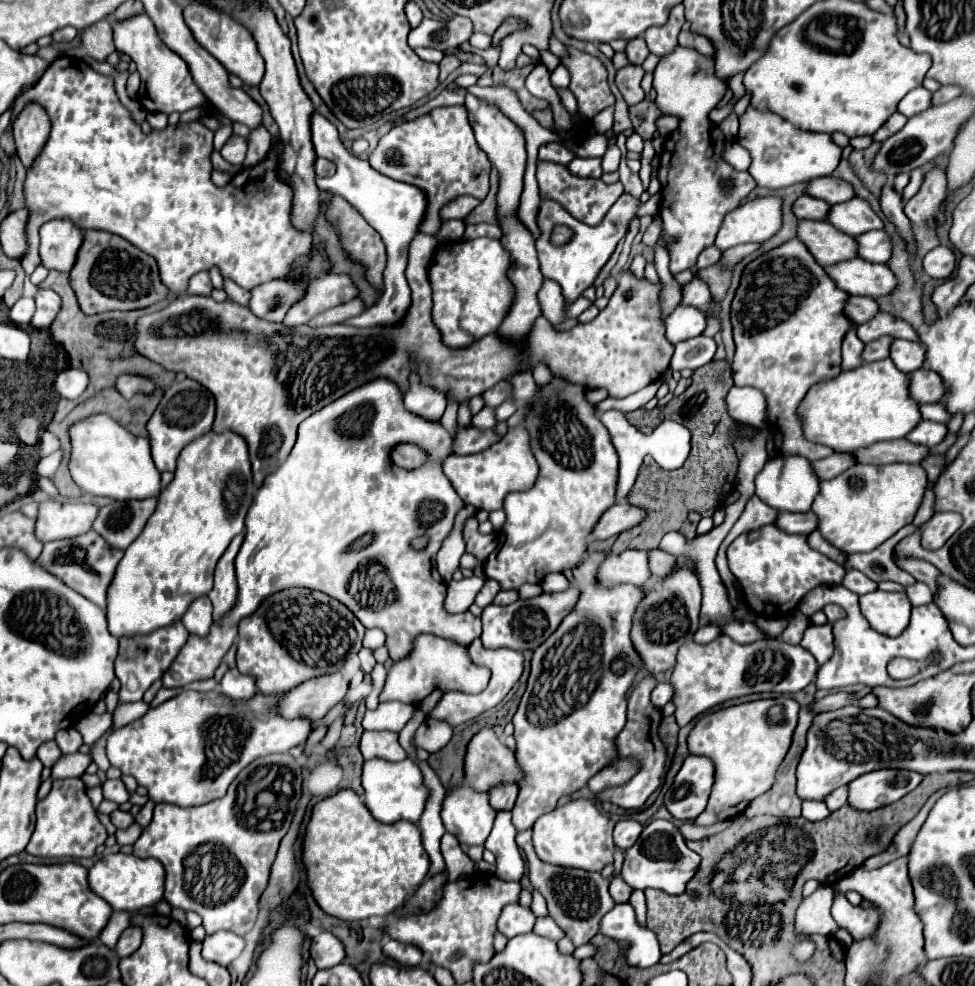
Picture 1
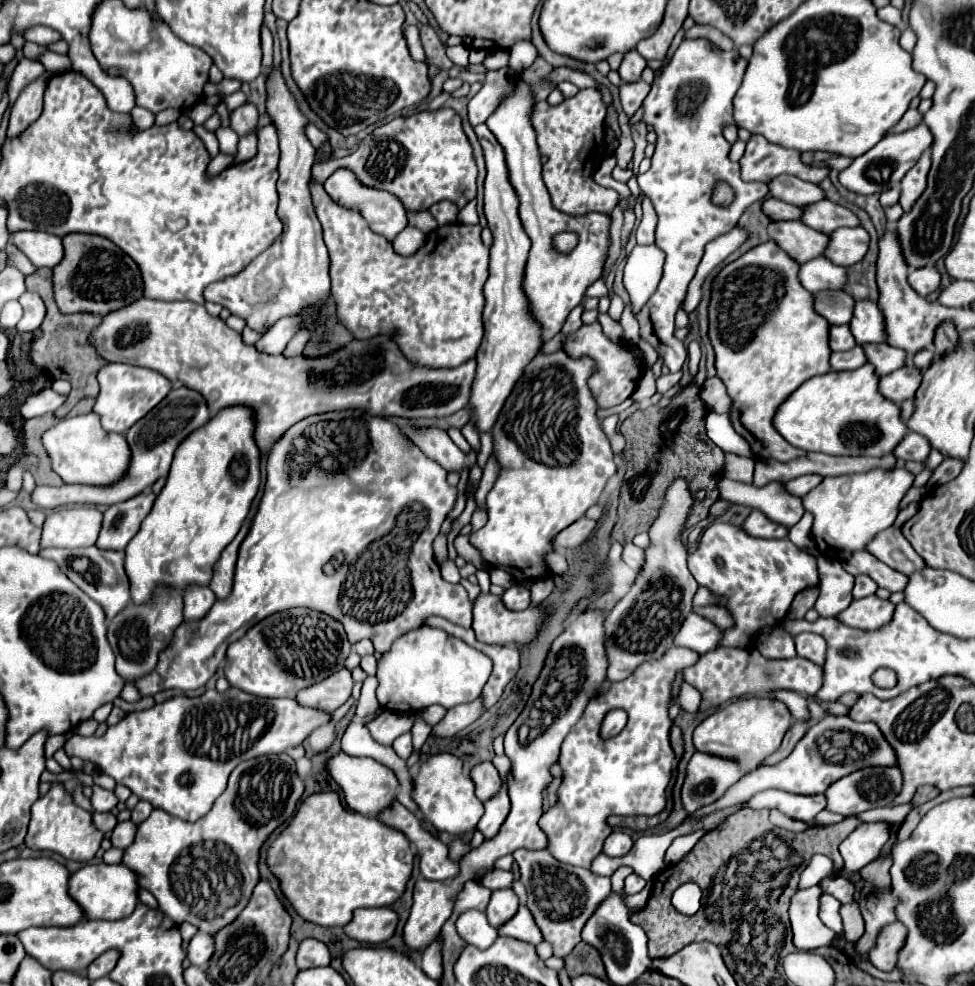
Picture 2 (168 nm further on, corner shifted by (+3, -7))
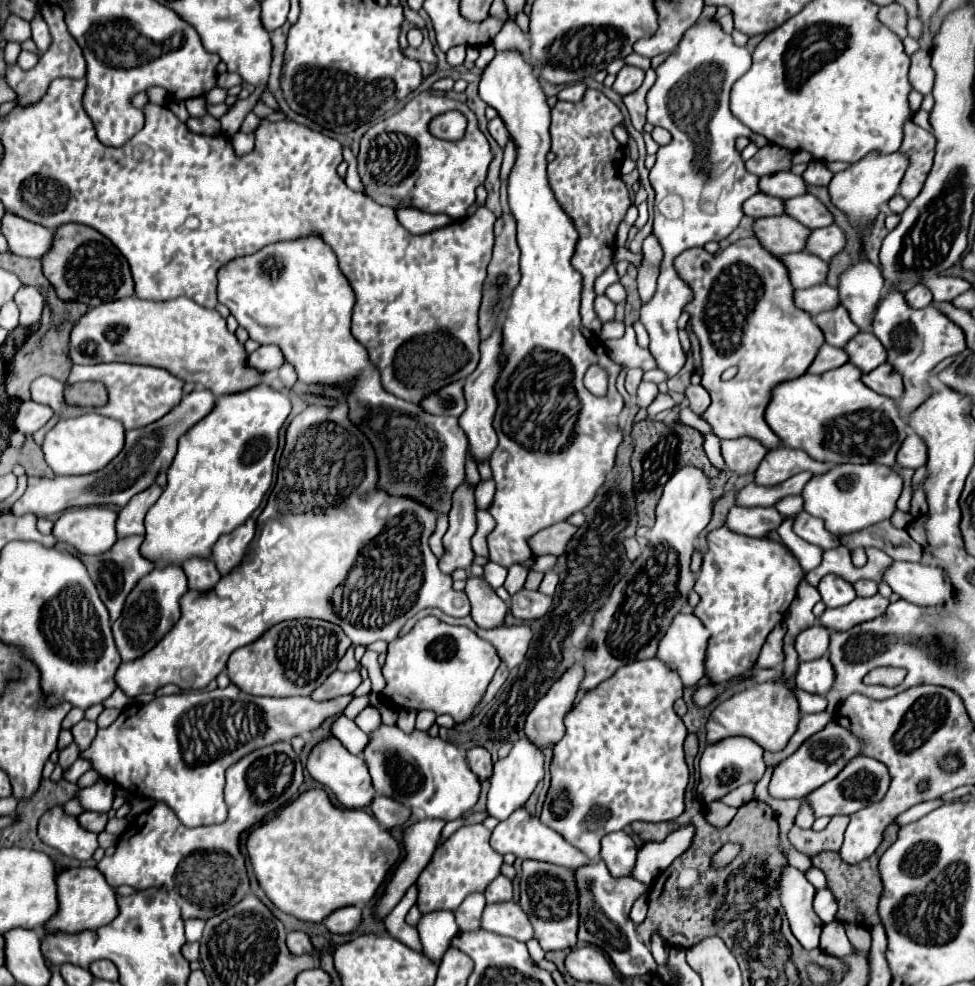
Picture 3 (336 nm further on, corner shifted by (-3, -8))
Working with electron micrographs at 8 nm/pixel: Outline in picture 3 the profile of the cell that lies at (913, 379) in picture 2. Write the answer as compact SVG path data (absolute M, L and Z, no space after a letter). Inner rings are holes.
M882 364L882 368L876 368L874 372L864 374L862 380L868 388L892 400L900 400L904 394L904 380L890 364Z

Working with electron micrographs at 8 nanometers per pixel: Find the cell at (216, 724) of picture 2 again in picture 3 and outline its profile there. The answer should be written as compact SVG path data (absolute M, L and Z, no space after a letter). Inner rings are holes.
M236 684L228 688L198 692L198 694L176 694L176 696L158 696L148 704L132 704L122 710L120 718L108 728L99 728L90 744L80 756L92 764L92 768L106 780L112 780L118 788L126 792L152 798L156 802L168 804L176 816L186 826L210 826L222 824L226 820L224 804L224 772L236 764L246 754L260 750L276 742L290 742L294 736L300 736L304 730L316 730L324 720L342 714L352 696L340 696L326 702L316 702L310 696L294 698L258 698L244 694Z

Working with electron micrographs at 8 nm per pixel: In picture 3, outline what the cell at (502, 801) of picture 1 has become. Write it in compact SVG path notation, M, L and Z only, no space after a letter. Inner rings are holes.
M472 748L468 750L468 764L470 764L470 770L480 778L480 780L488 780L492 776L492 758L490 758L490 752L484 750L484 748Z

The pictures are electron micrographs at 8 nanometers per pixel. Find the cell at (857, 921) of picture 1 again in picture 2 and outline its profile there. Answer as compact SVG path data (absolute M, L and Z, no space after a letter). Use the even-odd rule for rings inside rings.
M822 895L820 897L820 919L826 923L828 929L842 933L842 919L840 919L840 903L832 895Z

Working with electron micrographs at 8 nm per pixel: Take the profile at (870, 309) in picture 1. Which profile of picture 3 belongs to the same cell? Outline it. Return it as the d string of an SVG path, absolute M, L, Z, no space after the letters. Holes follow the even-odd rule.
M820 284L818 288L796 290L796 306L812 316L834 310L838 304L840 304L840 294L836 288L830 288L828 284Z

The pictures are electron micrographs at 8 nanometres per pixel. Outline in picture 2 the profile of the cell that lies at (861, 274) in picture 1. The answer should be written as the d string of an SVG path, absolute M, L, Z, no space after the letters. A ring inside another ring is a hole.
M816 257L800 265L798 279L802 287L806 287L810 293L826 289L842 289L846 283L846 269L836 267L826 257Z

